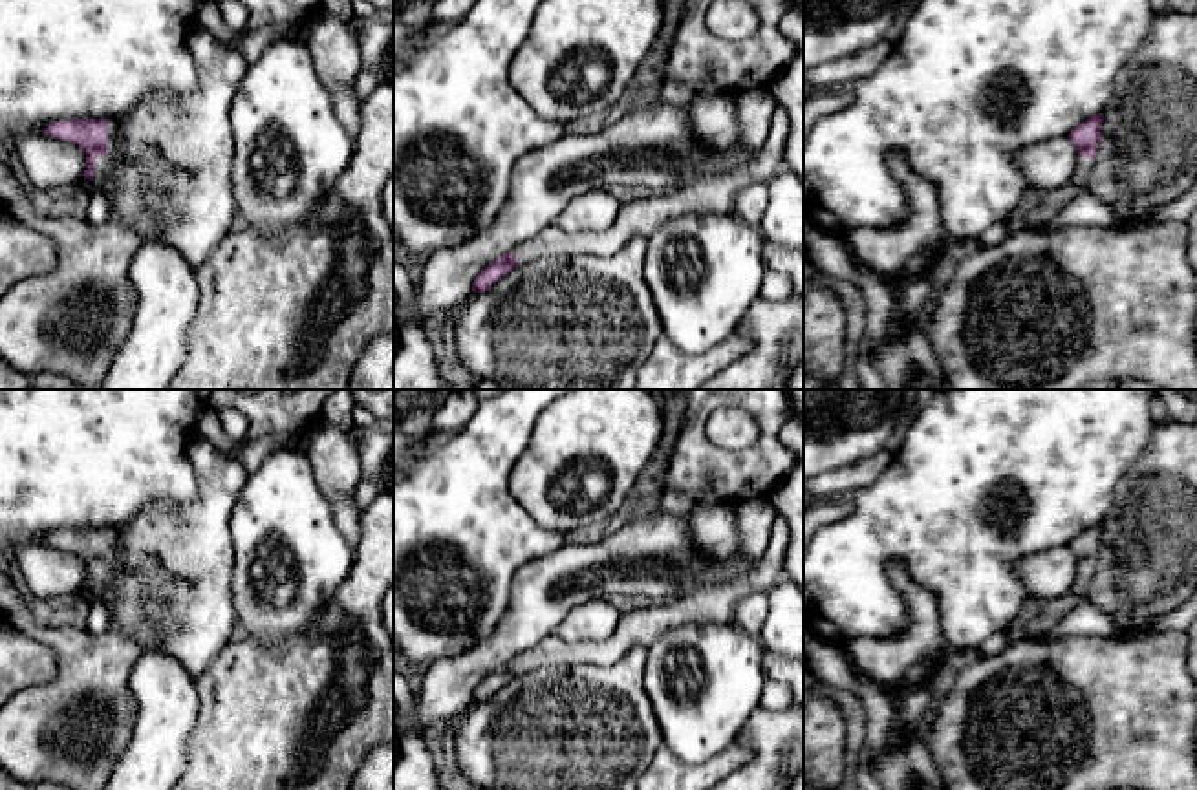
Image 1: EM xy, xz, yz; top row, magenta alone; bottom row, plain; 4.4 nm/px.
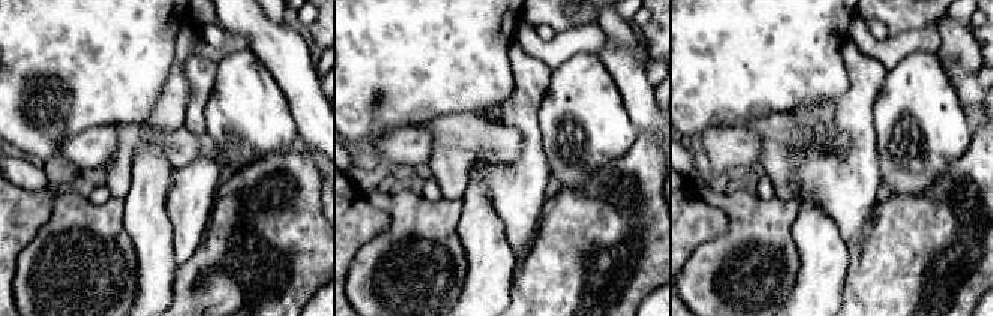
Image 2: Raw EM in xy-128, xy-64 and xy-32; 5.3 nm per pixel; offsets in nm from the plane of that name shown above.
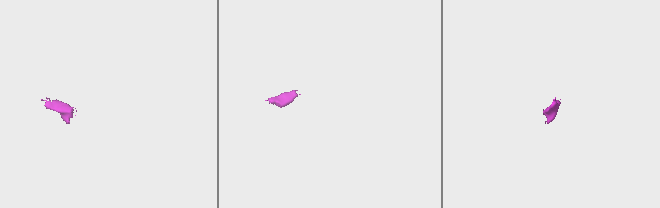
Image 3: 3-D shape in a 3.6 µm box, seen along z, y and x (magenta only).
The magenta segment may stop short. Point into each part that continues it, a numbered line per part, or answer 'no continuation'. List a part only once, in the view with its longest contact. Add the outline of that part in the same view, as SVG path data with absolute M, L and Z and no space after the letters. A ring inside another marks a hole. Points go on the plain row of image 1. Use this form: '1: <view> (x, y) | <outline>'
1: xy (103, 575) | M115 528L108 530L108 565L95 569L93 592L112 592L110 583L113 582L113 571L117 569L119 556L119 534Z

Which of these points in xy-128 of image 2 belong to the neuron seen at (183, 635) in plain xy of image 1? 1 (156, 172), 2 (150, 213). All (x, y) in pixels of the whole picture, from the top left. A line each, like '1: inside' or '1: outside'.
1: outside
2: outside

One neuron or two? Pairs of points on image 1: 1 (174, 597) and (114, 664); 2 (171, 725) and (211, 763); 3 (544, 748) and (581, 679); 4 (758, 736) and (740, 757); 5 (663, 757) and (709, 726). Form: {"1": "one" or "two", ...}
{"1": "two", "2": "two", "3": "one", "4": "two", "5": "two"}

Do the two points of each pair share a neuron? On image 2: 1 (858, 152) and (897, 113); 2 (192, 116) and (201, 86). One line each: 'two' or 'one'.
1: two
2: one

